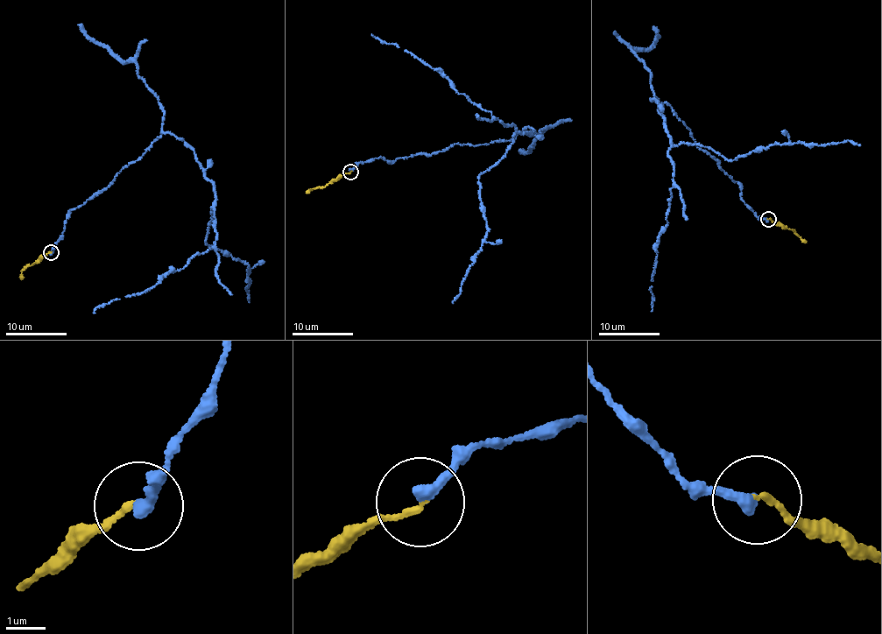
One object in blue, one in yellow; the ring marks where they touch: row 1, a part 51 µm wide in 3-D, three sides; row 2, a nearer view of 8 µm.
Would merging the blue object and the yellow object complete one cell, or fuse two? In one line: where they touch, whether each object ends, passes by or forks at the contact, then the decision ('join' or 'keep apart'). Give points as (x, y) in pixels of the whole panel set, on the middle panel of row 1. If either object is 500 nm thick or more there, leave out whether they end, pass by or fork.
(350, 172) | blue ends | yellow ends | join

